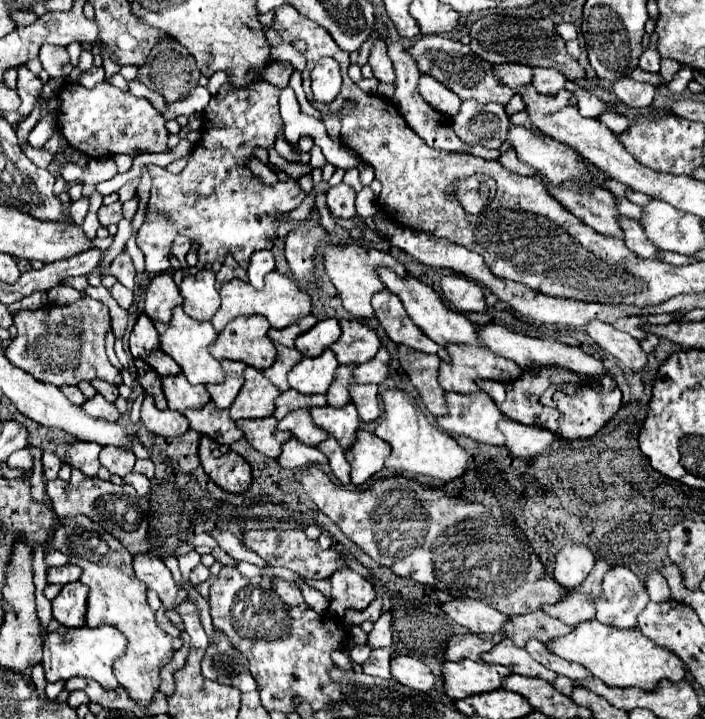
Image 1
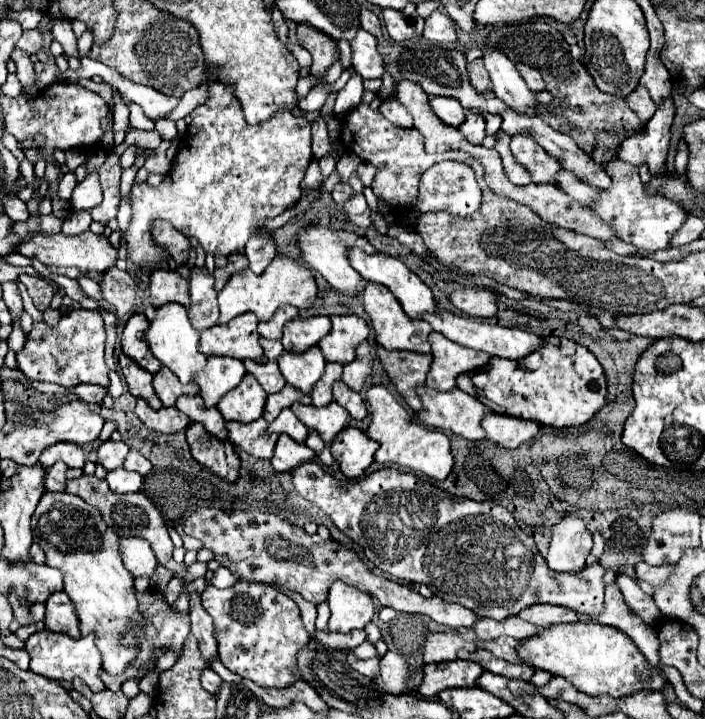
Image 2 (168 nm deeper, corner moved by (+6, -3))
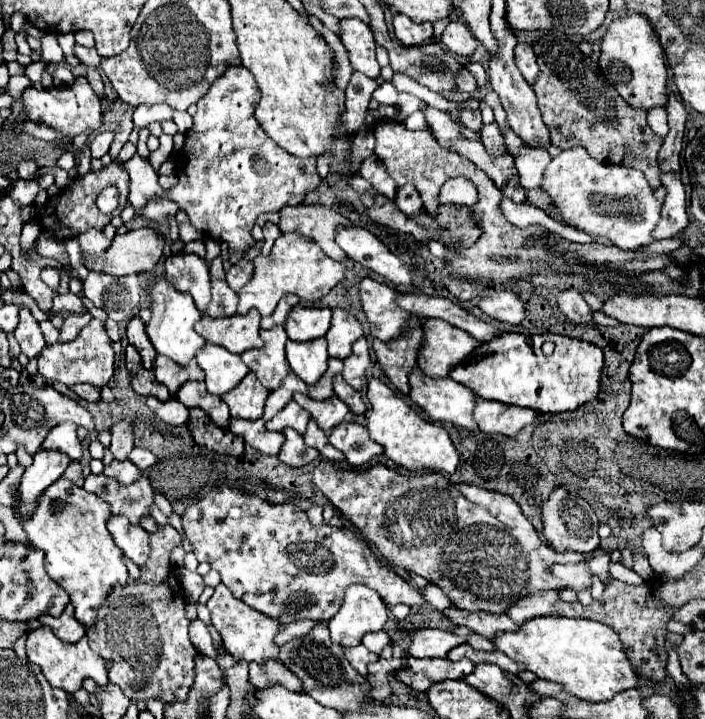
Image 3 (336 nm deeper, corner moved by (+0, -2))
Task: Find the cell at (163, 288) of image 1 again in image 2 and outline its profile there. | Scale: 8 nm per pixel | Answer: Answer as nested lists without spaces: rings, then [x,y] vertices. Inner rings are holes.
[[[156,269],[150,277],[150,299],[152,307],[162,307],[166,303],[188,307],[188,283],[176,271]]]

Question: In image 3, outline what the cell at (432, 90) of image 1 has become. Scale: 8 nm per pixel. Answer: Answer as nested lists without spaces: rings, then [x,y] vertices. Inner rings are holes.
[[[462,110],[462,122],[470,132],[478,134],[478,130],[482,130],[482,114],[480,114],[480,110]]]

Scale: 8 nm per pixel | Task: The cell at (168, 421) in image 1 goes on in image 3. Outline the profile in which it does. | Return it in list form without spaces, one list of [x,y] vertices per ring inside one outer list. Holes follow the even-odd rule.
[[[150,396],[146,400],[146,404],[156,412],[156,416],[160,420],[164,420],[166,424],[172,424],[172,426],[178,426],[178,424],[184,424],[188,420],[188,408],[182,406],[182,402],[178,402],[178,398],[170,396],[166,402]]]

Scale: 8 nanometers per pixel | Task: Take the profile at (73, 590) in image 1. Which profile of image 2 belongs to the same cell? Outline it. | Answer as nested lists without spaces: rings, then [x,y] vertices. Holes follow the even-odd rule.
[[[58,591],[56,595],[50,595],[50,599],[46,601],[44,625],[50,631],[68,633],[70,637],[80,637],[80,621],[76,617],[74,603],[64,591]]]

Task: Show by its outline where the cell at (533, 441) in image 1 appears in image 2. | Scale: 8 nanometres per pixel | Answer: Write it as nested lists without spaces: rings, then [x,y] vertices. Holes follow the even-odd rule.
[[[496,413],[486,415],[482,427],[486,431],[486,437],[504,449],[518,449],[522,443],[534,439],[540,431],[538,423],[512,419],[508,415],[496,415]]]

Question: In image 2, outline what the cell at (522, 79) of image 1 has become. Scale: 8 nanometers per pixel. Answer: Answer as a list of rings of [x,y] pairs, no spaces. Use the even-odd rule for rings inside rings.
[[[482,57],[474,59],[472,63],[468,63],[468,75],[472,79],[472,85],[480,91],[480,93],[486,93],[486,91],[492,91],[492,81],[490,81],[490,75],[484,67],[484,61]]]

